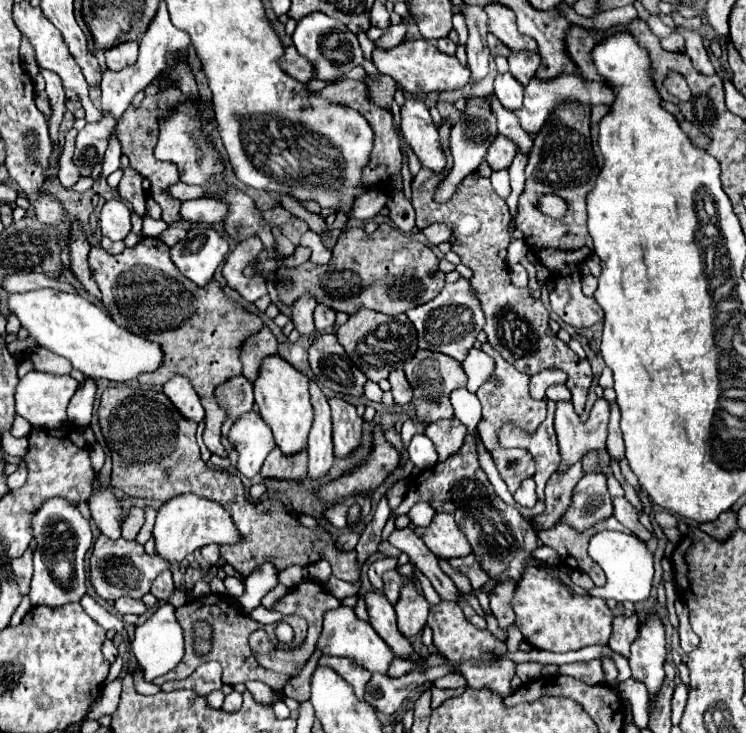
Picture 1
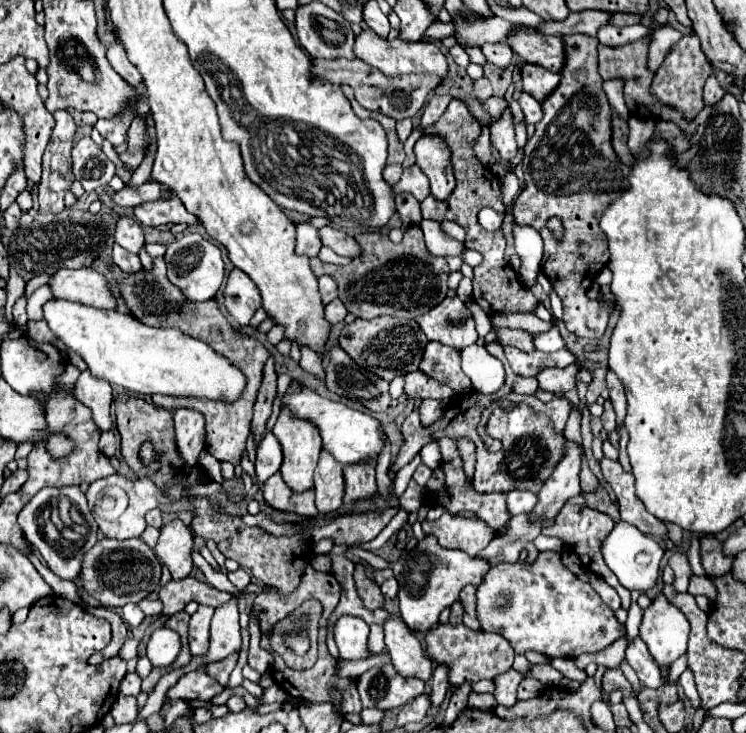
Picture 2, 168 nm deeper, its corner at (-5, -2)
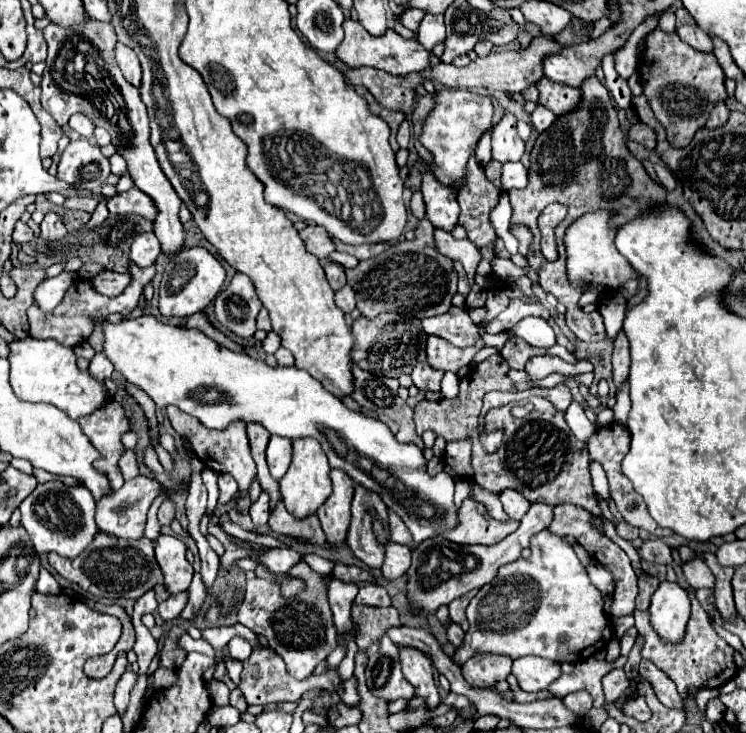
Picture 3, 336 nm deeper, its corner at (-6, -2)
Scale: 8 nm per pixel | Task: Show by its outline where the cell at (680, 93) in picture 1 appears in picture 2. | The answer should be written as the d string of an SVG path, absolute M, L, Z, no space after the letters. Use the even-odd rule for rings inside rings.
M695 34L683 36L679 42L675 42L671 46L671 50L665 56L663 64L655 72L655 78L653 78L653 84L651 84L651 94L661 104L677 108L687 120L695 118L701 112L701 108L705 106L703 104L703 84L705 84L705 78L709 78L711 68L709 68L707 60L701 58L701 56L705 56L705 54L701 50L699 38Z

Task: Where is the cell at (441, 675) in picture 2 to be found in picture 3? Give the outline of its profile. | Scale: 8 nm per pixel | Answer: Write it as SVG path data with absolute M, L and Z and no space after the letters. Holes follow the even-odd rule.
M548 530L534 534L530 540L532 544L532 556L530 558L518 558L506 566L502 566L496 574L496 578L482 586L478 594L470 600L466 616L470 622L470 630L464 636L462 646L454 650L454 664L464 664L470 656L476 652L494 652L494 654L508 654L510 658L522 658L522 656L540 656L548 658L552 662L582 662L602 648L608 646L608 642L614 636L614 628L610 624L610 618L604 612L604 600L602 592L590 582L584 566L580 564L578 556L574 554L572 546L566 544L560 536L550 534Z

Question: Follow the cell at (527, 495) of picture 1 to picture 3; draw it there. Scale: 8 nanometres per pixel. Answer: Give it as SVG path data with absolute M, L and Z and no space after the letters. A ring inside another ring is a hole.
M504 490L500 494L500 502L512 520L520 520L530 508L530 502L516 490Z

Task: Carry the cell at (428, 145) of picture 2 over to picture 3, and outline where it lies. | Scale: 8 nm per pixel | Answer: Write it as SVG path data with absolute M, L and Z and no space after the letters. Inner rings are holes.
M426 166L422 172L422 194L426 202L426 218L442 230L452 230L458 222L458 202L456 202L456 192L450 186L444 186L442 182L436 180L436 176L430 172Z

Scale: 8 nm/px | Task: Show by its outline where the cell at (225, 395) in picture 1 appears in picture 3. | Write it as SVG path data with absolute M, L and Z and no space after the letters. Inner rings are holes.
M262 490L258 500L250 506L250 516L252 516L256 528L260 528L268 522L268 514L270 514L270 496Z

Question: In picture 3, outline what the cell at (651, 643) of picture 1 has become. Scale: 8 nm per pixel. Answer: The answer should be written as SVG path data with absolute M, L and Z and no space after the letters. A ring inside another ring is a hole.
M662 582L652 596L648 612L654 632L664 642L678 644L684 640L690 618L690 600L684 588L672 582Z

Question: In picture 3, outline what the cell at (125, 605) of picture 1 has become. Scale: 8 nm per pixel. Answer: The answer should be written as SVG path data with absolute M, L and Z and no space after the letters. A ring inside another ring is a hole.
M178 592L178 594L172 594L168 600L158 604L158 614L162 620L170 622L170 620L180 616L184 606L186 606L186 592Z

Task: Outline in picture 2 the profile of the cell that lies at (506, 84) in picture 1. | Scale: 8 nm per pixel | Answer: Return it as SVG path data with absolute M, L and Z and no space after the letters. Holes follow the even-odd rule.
M523 92L523 96L519 98L519 104L521 104L521 110L523 110L523 114L525 114L527 124L537 124L537 122L543 118L541 104L539 104L533 96L529 96L529 94Z

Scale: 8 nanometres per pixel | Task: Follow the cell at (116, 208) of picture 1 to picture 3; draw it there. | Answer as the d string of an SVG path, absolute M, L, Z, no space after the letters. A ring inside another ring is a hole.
M152 232L134 236L130 246L130 260L138 266L150 266L160 254L160 242Z

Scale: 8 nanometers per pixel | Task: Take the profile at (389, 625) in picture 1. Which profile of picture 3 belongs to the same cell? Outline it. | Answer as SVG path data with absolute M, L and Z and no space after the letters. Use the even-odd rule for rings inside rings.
M398 646L398 648L400 648L400 660L402 660L402 674L416 688L416 696L424 696L430 708L438 706L440 696L434 682L430 656L410 646Z

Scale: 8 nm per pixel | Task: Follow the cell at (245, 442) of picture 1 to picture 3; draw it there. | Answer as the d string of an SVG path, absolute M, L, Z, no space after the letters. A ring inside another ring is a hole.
M270 436L266 460L268 460L268 470L272 478L280 480L286 474L292 460L292 442L282 436Z

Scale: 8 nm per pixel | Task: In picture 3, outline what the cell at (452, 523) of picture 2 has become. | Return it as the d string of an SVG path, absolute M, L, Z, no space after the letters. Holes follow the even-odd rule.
M466 498L458 510L458 524L450 530L444 530L442 538L462 546L496 544L516 528L518 528L516 520L508 520L508 522L494 520L480 502Z

